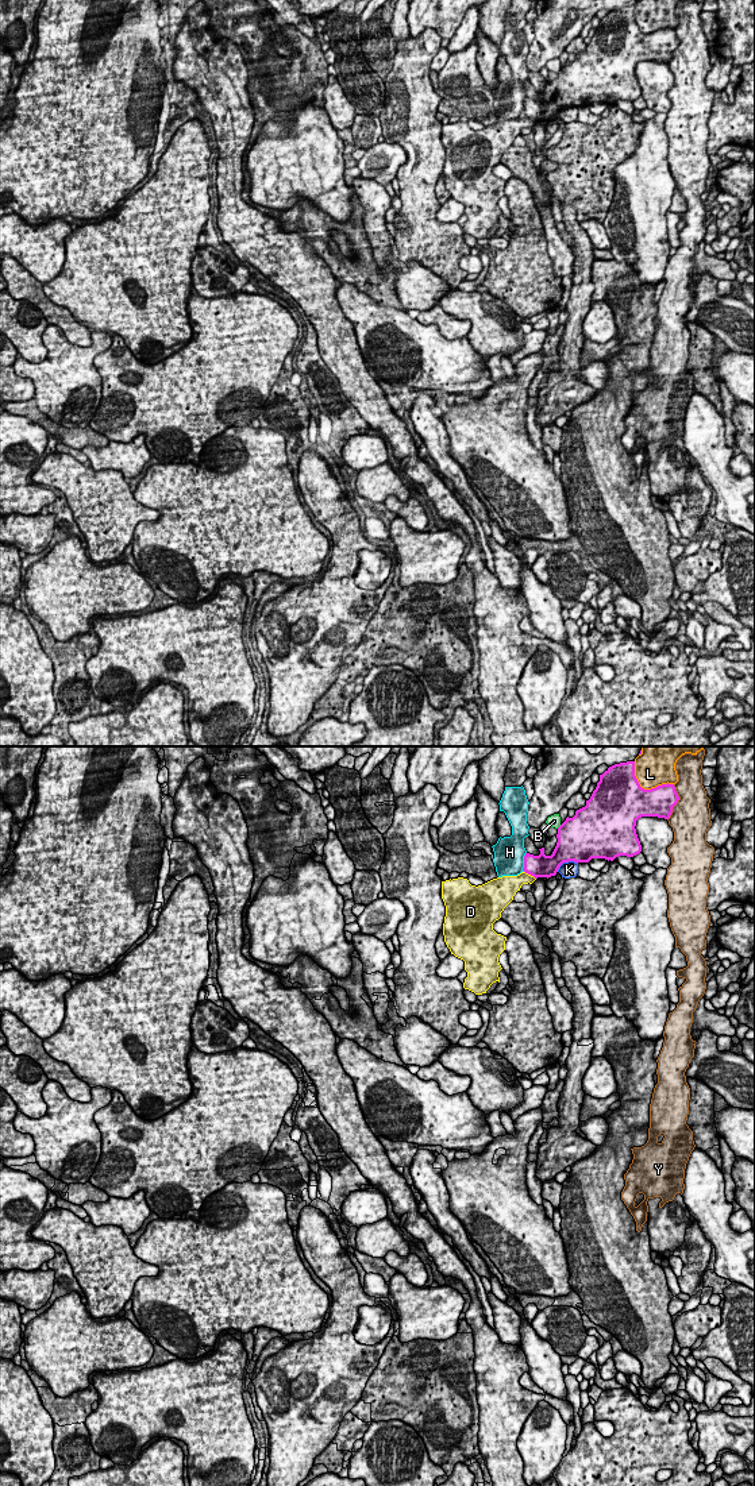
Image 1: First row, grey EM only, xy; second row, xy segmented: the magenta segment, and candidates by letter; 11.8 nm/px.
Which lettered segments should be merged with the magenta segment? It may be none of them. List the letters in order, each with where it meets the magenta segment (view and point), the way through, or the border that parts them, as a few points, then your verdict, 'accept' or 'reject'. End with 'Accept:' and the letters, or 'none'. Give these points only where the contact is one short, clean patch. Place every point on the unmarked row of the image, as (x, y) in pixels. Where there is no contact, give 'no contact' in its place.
B: meets magenta in xy at (559, 70); reject
D: meets magenta in xy at (530, 118); border along xy (524, 115), (535, 123); reject
H: meets magenta in xy at (524, 105); border along xy (526, 96), (523, 115); reject
K: meets magenta in xy at (566, 105); reject
L: meets magenta in xy at (643, 33); reject
Y: meets magenta in xy at (677, 46); reject
Accept: none

